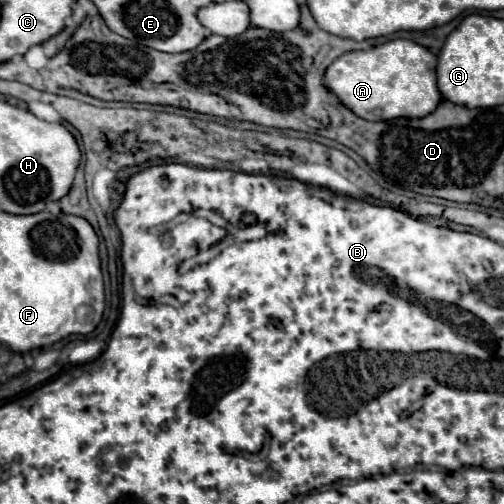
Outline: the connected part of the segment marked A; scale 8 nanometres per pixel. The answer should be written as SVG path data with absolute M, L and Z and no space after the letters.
M394 39L366 51L340 55L324 73L326 87L352 113L366 121L386 121L396 117L422 117L442 101L436 87L436 57L422 45L408 39Z

